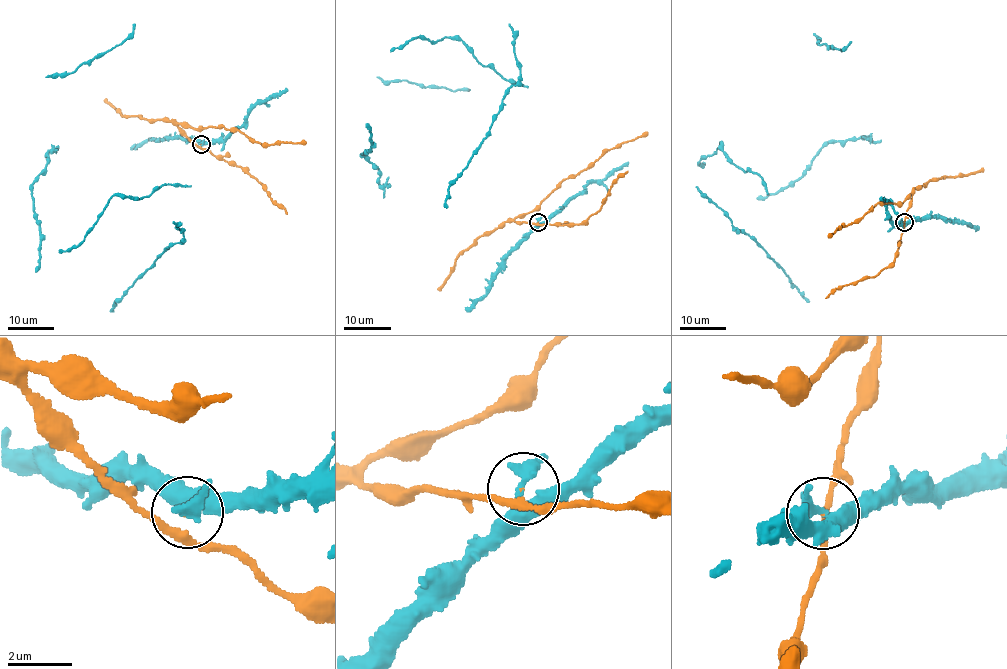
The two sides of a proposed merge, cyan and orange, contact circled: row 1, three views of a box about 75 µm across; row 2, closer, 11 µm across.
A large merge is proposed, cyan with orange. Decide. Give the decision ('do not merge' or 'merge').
merge

